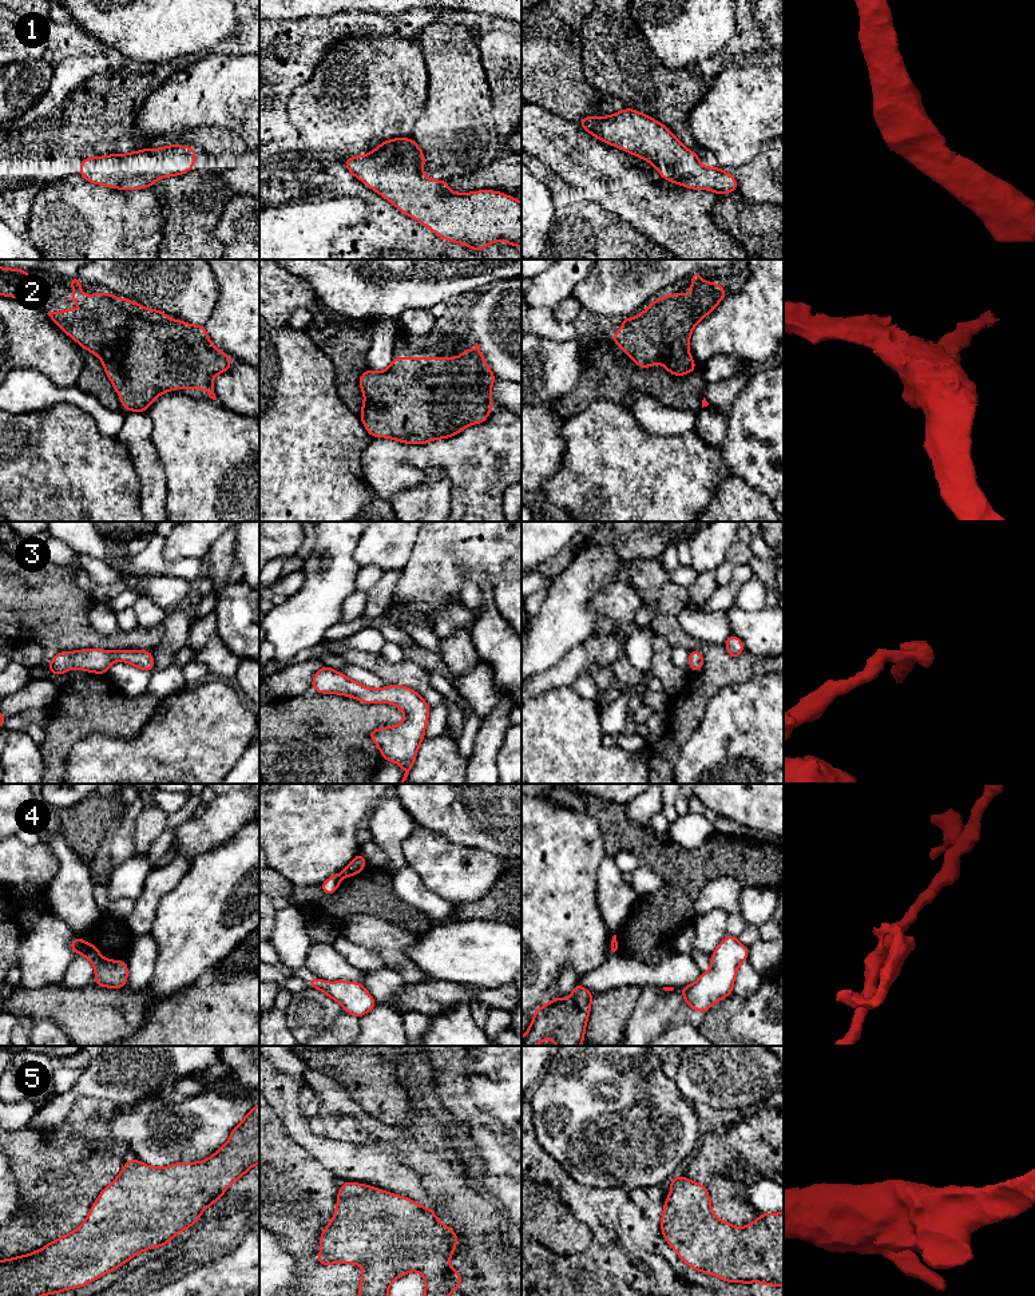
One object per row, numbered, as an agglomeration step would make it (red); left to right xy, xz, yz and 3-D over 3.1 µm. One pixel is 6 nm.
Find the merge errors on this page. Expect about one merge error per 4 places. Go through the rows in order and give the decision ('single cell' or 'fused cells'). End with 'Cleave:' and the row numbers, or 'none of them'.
1: single cell
2: single cell
3: single cell
4: fused cells
5: single cell
Cleave: 4

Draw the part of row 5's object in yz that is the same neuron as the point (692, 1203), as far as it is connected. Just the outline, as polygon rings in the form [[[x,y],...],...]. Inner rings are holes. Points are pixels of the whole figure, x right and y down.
[[[675,1176],[669,1185],[671,1193],[665,1201],[661,1230],[682,1261],[725,1283],[760,1281],[762,1285],[784,1287],[784,1212],[760,1212],[760,1218],[749,1225],[733,1226],[713,1213],[705,1185],[682,1176]]]

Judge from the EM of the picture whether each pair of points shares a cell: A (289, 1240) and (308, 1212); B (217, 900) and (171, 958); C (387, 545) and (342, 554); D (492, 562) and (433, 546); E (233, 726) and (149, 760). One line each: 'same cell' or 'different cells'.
A: same cell
B: same cell
C: different cells
D: same cell
E: same cell

